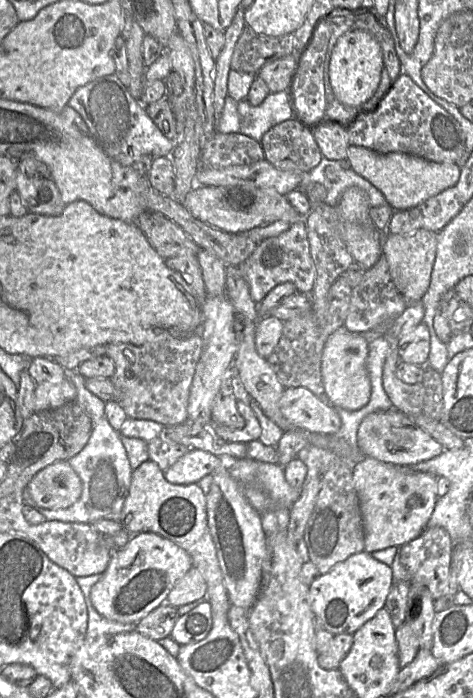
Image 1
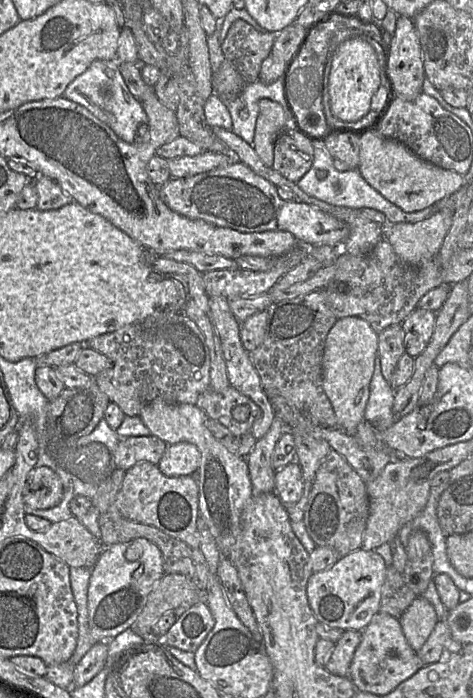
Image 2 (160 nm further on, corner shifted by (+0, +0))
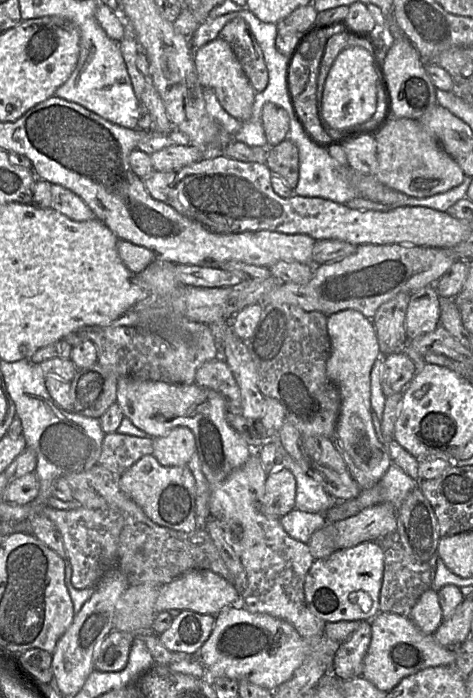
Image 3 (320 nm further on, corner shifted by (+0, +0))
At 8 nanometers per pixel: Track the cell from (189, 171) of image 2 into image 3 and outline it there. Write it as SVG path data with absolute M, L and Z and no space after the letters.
M177 144L165 147L163 149L161 149L160 151L157 151L157 152L150 155L151 164L152 164L154 171L160 171L160 172L179 170L182 167L191 165L196 162L200 162L204 159L211 159L211 158L206 158L206 155L204 153L202 153L200 151L200 149L198 149L194 146L178 146Z

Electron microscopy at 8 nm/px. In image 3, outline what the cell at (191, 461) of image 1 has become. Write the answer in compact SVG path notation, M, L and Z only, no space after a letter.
M185 426L175 427L153 441L152 454L163 466L185 466L196 451L195 436Z

